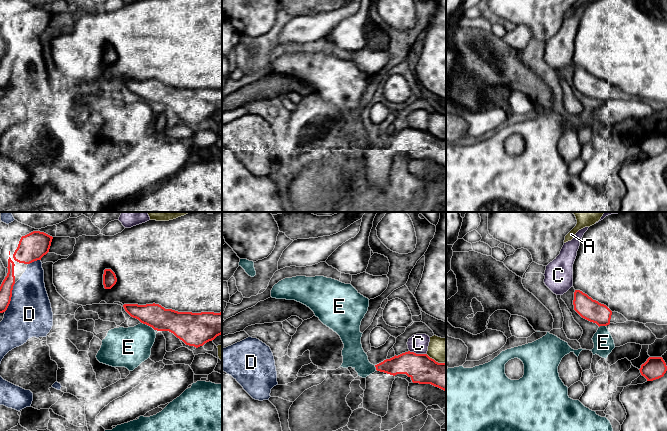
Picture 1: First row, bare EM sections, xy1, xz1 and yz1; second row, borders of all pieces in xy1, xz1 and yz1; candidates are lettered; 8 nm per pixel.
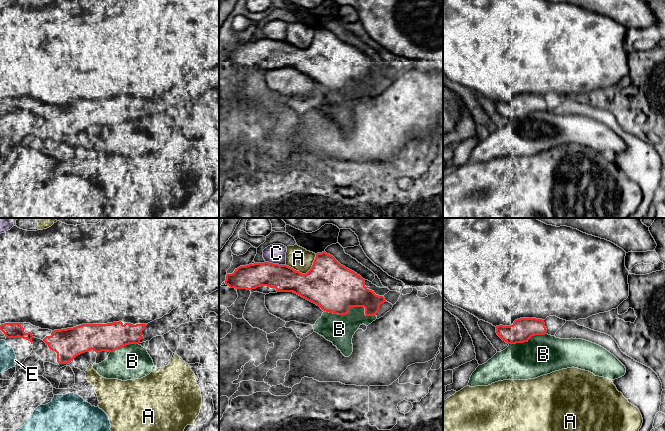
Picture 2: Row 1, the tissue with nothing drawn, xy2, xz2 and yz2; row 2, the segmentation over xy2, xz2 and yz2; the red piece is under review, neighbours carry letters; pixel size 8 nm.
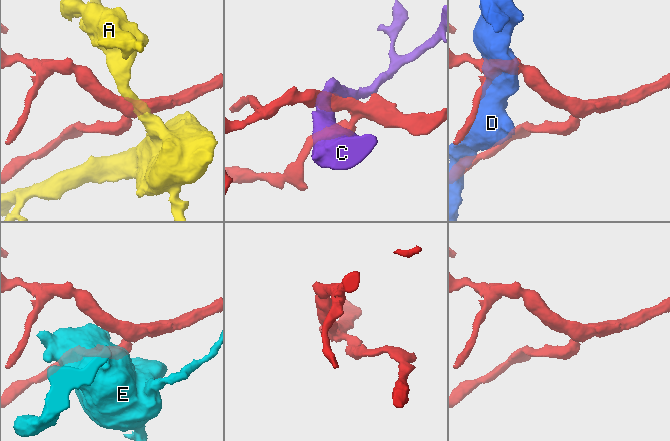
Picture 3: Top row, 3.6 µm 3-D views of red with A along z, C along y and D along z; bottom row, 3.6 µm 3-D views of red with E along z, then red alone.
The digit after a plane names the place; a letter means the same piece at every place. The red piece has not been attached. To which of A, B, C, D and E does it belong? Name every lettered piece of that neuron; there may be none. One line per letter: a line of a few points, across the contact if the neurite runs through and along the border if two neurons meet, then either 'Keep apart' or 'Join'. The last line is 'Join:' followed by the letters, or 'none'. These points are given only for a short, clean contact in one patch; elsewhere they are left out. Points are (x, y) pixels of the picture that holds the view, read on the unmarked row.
A: Keep apart
B: Keep apart
C: Line: xz2 (265, 37), (285, 41). Keep apart
D: Keep apart
E: Keep apart
Join: none

